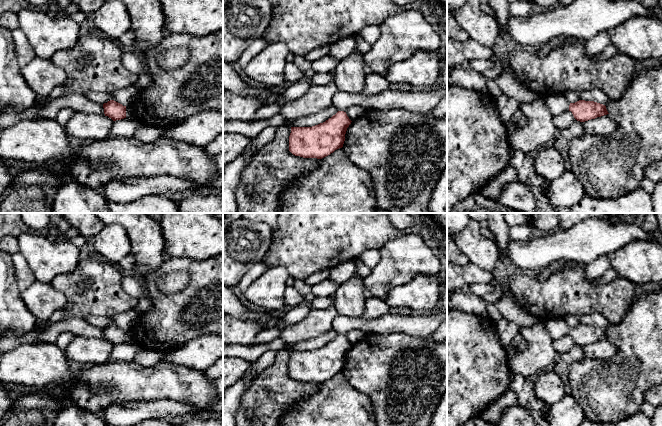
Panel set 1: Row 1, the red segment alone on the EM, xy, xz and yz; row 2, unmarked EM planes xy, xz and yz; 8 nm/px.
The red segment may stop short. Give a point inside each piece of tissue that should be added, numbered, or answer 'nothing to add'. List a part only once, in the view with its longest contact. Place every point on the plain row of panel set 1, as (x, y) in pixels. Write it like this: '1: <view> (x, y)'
1: xz (414, 325)

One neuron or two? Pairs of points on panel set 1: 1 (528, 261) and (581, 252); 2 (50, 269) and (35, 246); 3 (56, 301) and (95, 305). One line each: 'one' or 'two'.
1: one
2: one
3: two

